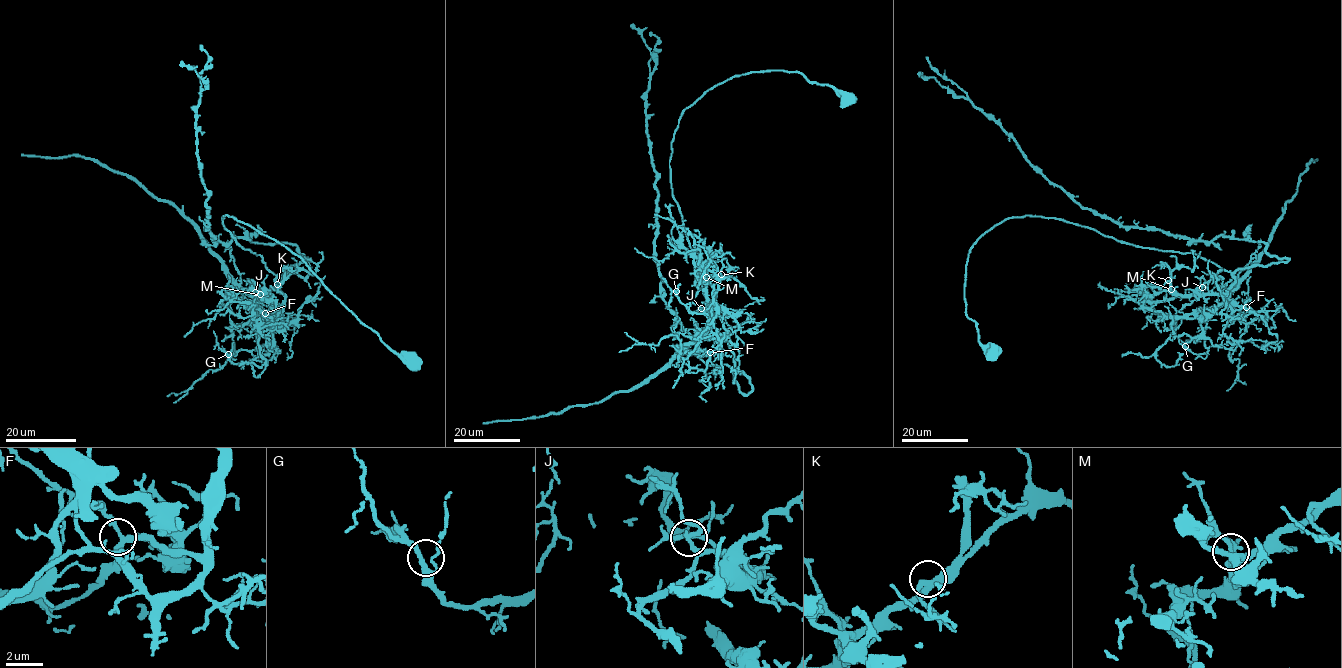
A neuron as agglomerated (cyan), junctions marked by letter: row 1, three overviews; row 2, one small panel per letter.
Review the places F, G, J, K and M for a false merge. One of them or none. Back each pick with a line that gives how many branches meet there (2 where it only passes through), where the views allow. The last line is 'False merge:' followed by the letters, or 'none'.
J: 3
False merge: J

